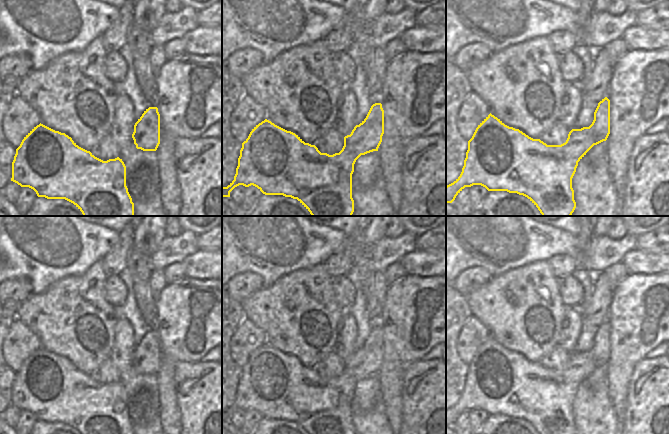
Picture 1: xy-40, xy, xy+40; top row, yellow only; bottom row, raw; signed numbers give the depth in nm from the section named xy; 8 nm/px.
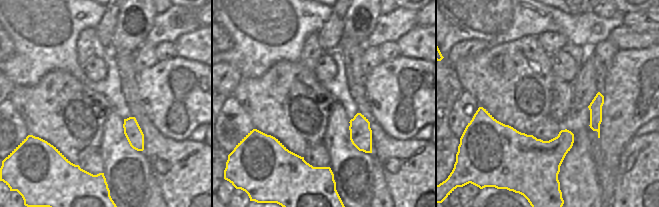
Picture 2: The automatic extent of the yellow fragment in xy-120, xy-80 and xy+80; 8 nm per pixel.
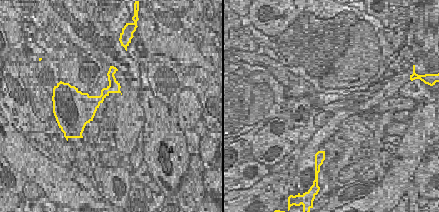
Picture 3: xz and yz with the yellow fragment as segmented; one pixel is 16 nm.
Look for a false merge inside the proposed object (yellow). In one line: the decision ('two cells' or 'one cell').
two cells

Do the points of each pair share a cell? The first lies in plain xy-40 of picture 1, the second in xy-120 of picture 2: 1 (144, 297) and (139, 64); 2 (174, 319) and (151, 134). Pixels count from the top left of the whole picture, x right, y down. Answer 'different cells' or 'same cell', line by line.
1: different cells
2: different cells

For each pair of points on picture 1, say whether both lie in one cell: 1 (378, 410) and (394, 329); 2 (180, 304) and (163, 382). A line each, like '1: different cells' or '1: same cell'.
1: different cells
2: same cell

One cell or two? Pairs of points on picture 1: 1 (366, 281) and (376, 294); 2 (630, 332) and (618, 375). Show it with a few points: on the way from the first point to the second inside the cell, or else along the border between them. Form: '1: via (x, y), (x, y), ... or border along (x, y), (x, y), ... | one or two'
1: border along (374, 273), (374, 279), (366, 299) | two
2: via (630, 343), (621, 364) | one

